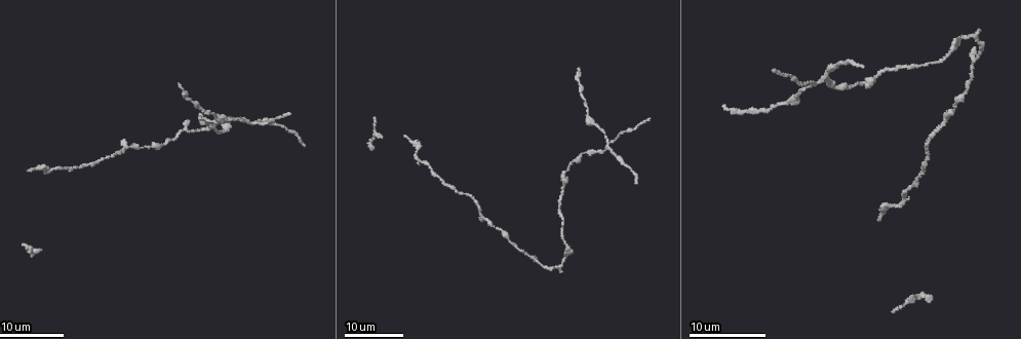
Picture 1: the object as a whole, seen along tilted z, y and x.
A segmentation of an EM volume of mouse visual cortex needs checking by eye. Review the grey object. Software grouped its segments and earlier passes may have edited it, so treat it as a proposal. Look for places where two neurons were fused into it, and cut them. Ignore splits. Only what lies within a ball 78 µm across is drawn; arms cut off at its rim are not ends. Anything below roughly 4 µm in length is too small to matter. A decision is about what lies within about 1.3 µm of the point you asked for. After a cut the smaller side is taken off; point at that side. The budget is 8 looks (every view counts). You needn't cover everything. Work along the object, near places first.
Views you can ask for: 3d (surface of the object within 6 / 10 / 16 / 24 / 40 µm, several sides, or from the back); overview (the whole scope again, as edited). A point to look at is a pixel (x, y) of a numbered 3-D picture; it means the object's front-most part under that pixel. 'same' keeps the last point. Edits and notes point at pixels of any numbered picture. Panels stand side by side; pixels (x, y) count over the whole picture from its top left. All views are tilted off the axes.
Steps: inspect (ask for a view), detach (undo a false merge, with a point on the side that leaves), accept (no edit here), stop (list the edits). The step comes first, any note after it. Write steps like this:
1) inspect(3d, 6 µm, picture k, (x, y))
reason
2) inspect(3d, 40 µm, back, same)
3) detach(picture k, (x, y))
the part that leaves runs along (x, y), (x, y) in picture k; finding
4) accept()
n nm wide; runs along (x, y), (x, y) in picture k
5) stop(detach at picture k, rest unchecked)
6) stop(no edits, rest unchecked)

inspect(3d, 16 µm, picture 1, (609, 148))
four-way junction

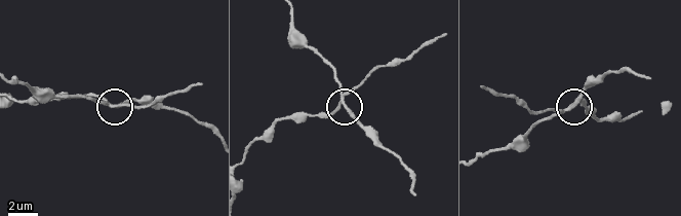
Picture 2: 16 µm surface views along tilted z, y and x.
inspect(3d, 6 µm, picture 2, (570, 106))

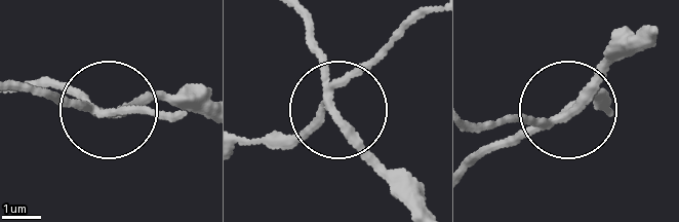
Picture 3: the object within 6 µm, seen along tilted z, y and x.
inspect(3d, 6 µm, back, picture 3, (330, 104))

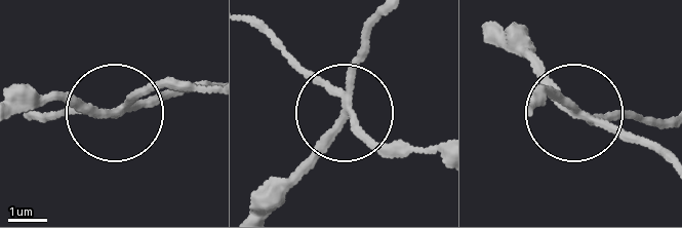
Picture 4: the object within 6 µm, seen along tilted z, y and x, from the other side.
detach(picture 4, (158, 103))
4 arms; the part that leaves runs along (118, 108), (205, 82) in picture 4; two neurons meet here

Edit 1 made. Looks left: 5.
inspect(3d, 16 µm, picture 1, (864, 82))

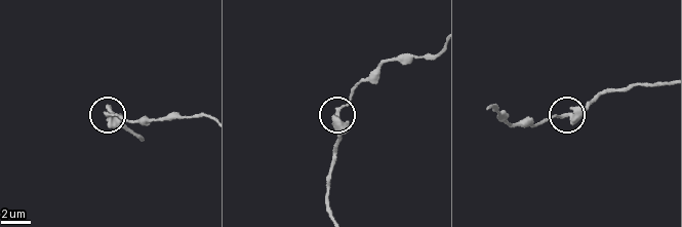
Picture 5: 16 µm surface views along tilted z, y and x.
inspect(3d, 6 µm, picture 5, (567, 113))

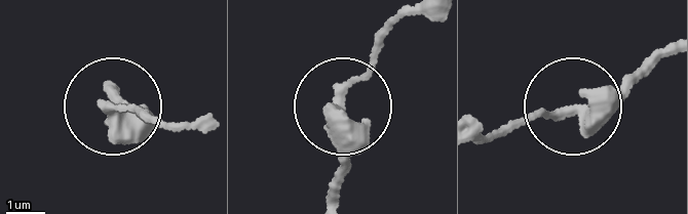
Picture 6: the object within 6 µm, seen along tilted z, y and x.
accept()
3 arms; continuous, no second neuron

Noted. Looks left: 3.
inspect(3d, 24 µm, picture 1, (583, 152))
a narrow waist

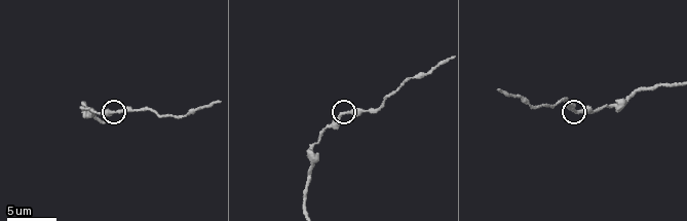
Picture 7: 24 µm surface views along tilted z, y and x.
inspect(3d, 10 µm, picture 7, (344, 112))

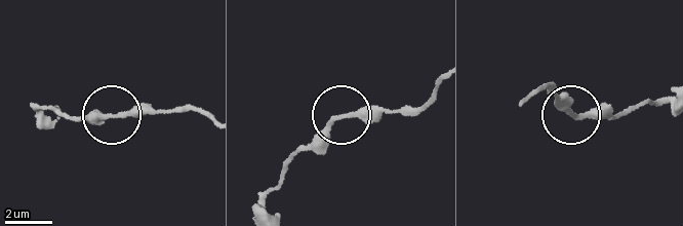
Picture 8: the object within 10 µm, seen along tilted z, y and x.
inspect(3d, 10 µm, back, picture 8, (111, 114))
other side

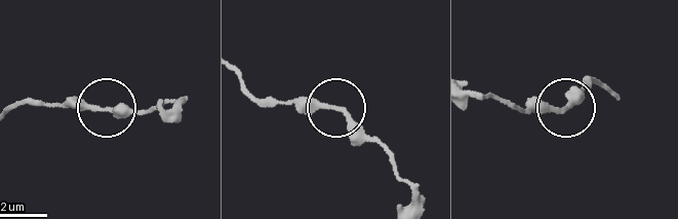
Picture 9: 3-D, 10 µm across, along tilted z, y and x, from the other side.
accept()
runs along (174, 103), (136, 110), (28, 99) in picture 9; all the same neuron

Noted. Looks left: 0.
stop(detach at picture 4, rest unchecked)

